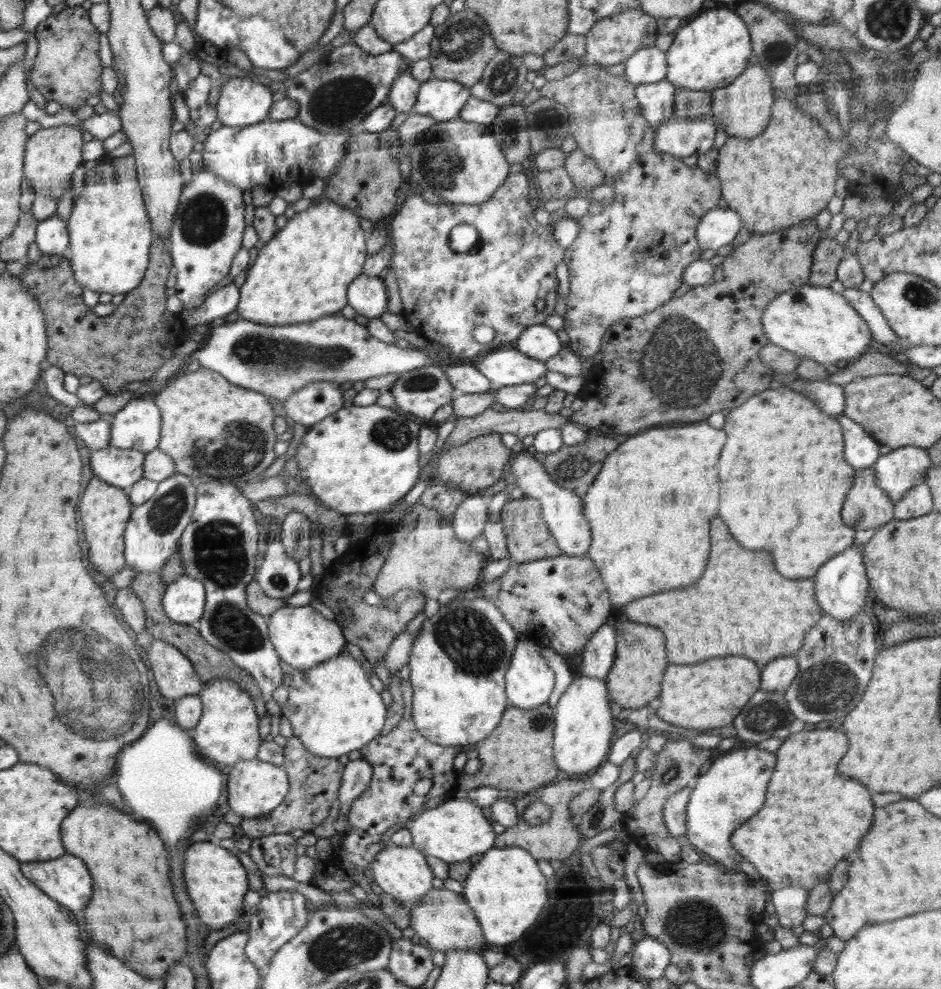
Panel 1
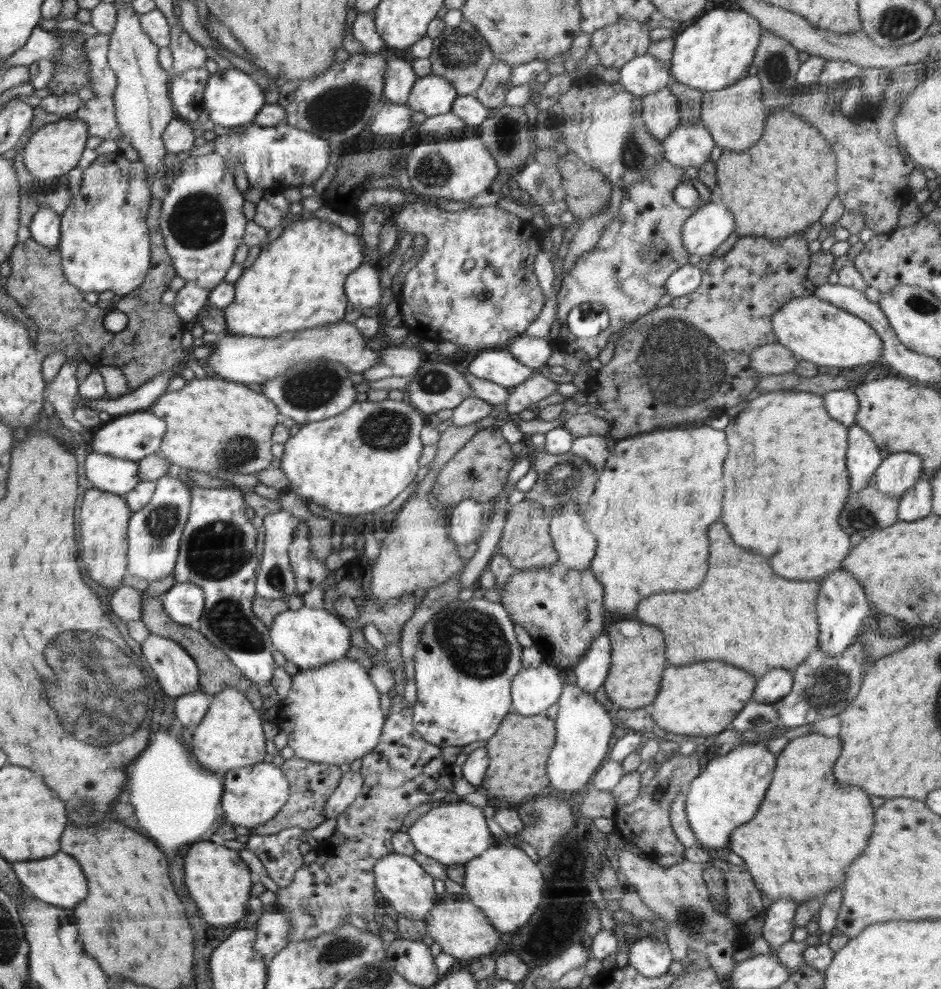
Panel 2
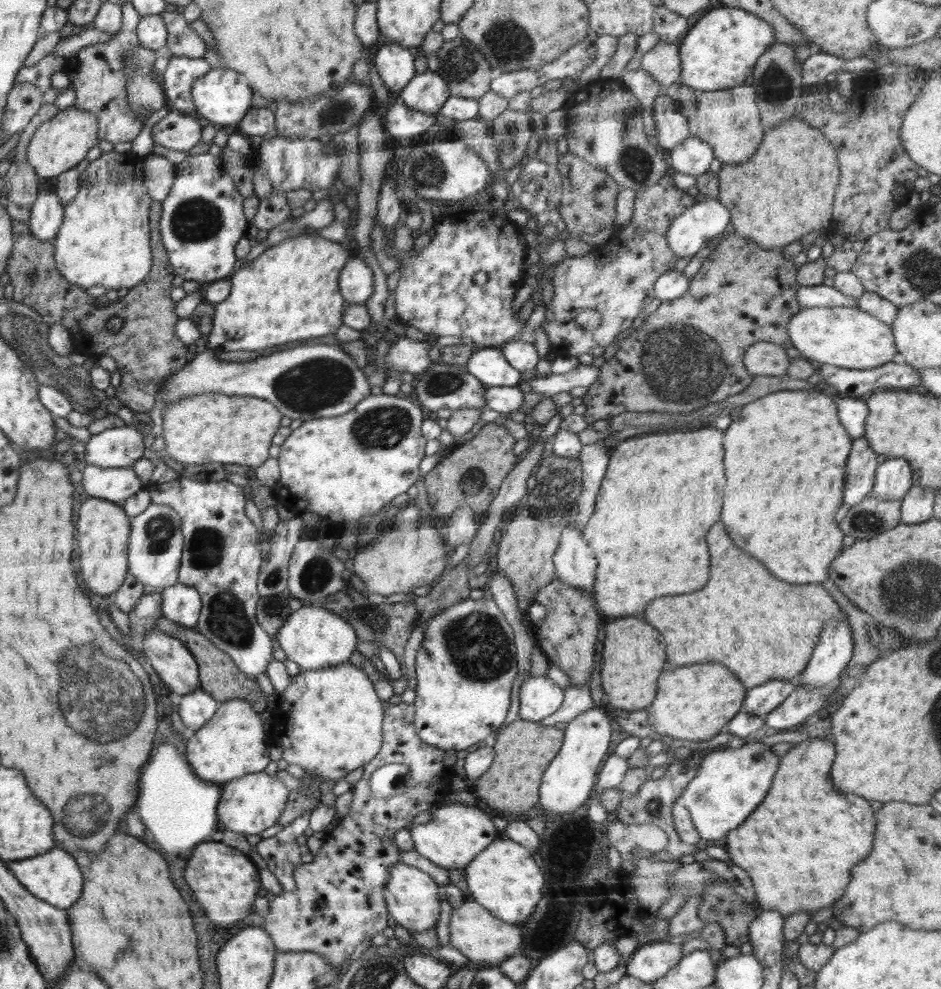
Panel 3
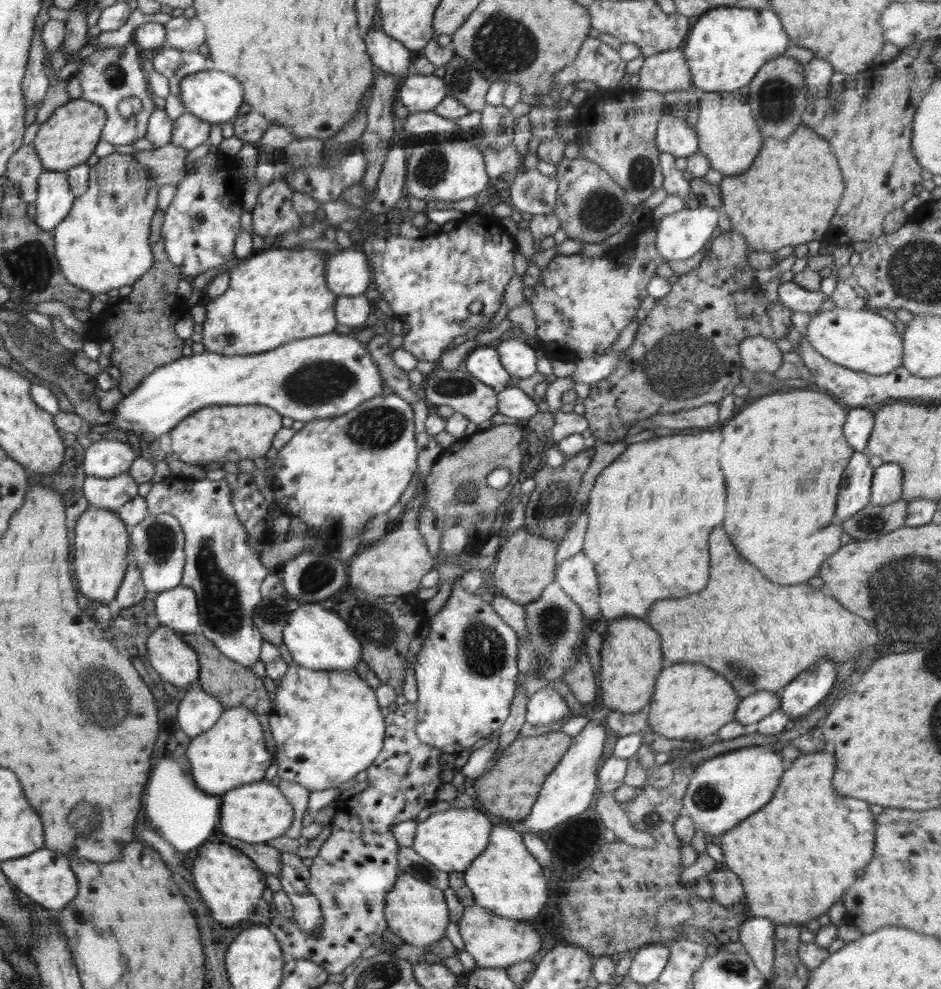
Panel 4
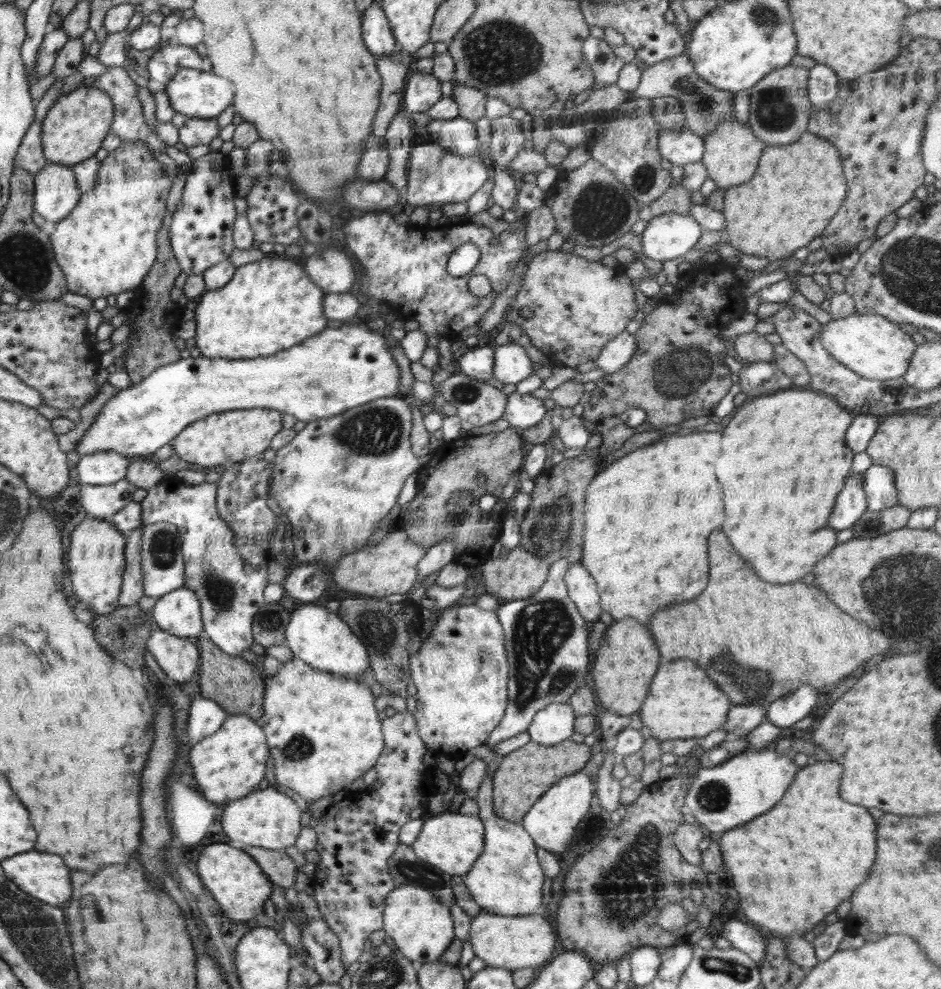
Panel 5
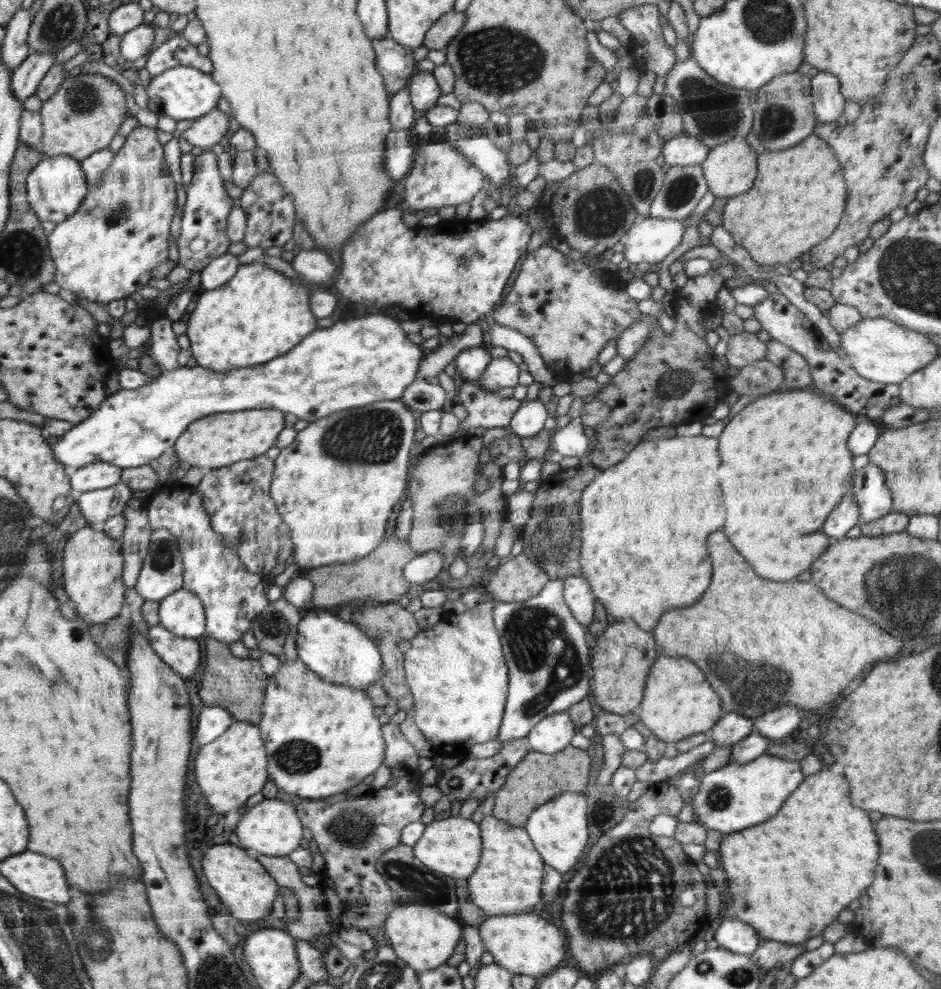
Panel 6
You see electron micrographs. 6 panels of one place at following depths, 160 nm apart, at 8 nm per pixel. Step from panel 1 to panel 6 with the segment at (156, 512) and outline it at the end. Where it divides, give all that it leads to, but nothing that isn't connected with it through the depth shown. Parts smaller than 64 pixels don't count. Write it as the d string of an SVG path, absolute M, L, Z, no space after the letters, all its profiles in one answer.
M159 528L152 532L148 556L134 587L144 601L152 602L160 602L183 587L179 540L169 530Z

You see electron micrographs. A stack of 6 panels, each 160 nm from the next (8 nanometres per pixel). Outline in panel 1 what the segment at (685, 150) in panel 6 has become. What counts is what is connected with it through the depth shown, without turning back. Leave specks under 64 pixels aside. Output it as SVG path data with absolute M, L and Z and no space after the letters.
M666 79L635 86L635 97L642 107L644 119L654 132L675 112L675 87Z

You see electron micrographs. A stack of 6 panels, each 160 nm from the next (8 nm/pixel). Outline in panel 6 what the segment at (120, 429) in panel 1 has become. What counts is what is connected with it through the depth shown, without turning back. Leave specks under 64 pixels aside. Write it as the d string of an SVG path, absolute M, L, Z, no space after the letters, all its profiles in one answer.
M94 462L73 470L70 482L74 498L90 490L108 489L121 481L122 468L110 462Z

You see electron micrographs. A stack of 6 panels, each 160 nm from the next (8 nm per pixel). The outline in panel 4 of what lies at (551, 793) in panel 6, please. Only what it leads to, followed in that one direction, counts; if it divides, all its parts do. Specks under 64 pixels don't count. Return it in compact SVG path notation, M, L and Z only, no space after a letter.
M552 731L538 736L517 736L489 770L476 778L474 788L478 795L477 806L488 815L497 815L507 823L526 819L538 799L543 782L572 745L573 736L562 731Z

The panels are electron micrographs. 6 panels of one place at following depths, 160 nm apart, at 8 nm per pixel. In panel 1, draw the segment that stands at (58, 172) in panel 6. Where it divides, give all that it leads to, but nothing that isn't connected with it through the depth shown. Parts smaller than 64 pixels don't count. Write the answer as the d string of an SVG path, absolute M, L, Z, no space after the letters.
M55 214L37 223L33 241L43 253L60 254L68 248L68 233L66 222L60 220L60 217Z

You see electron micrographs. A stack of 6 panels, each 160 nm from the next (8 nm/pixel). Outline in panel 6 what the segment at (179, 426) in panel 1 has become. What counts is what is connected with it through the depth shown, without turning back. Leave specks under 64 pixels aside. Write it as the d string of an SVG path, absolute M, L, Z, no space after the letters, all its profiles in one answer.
M246 409L236 413L214 413L194 421L184 433L178 437L175 454L190 465L231 466L240 460L250 460L264 455L270 450L278 438L278 432L284 428L284 413L276 409Z

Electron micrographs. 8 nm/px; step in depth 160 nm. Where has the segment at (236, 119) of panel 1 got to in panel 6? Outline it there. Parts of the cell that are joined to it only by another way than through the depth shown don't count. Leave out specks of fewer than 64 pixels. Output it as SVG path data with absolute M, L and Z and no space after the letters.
M182 65L169 68L161 75L155 76L146 87L148 110L152 114L168 116L176 122L205 117L218 106L220 100L220 83L211 73L198 70L193 66Z

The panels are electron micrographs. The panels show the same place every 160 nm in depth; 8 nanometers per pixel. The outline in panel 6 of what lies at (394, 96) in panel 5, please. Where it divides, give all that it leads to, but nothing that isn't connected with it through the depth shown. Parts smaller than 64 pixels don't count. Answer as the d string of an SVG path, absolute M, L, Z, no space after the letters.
M391 36L373 40L372 46L376 52L376 66L390 100L393 94L409 84L417 61L413 57L413 49L400 45Z

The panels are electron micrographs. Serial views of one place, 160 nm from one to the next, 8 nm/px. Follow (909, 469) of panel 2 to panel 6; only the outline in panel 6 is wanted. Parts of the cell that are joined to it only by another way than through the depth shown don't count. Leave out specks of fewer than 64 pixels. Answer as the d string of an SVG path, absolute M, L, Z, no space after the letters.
M875 464L854 471L850 493L858 505L858 525L882 518L892 511L892 497L883 470Z

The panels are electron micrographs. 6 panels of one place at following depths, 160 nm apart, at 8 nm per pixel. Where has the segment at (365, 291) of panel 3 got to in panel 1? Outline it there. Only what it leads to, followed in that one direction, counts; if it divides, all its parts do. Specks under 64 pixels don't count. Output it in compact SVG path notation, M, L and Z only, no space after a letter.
M362 273L349 284L349 304L369 319L381 317L388 309L388 292L382 276Z

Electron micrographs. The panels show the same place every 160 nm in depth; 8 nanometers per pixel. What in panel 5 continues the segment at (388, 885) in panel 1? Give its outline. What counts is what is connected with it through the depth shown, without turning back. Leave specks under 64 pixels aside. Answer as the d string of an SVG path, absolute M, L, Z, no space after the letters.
M401 884L386 897L383 930L391 945L416 966L438 961L455 938L449 907L442 905L430 889L408 884Z

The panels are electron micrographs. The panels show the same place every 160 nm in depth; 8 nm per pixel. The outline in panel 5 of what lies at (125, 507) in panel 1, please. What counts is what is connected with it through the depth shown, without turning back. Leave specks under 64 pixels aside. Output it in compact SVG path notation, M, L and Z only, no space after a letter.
M85 517L72 531L68 549L68 572L80 604L96 615L110 614L120 607L124 577L124 536L109 519Z

